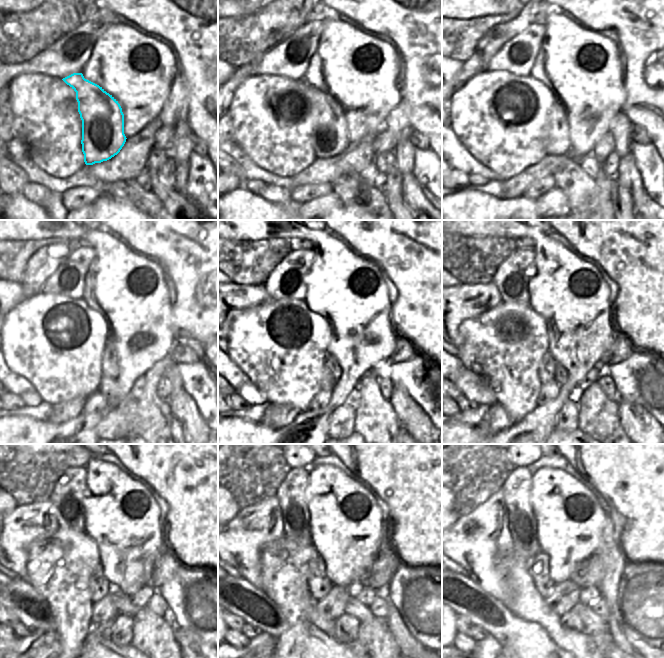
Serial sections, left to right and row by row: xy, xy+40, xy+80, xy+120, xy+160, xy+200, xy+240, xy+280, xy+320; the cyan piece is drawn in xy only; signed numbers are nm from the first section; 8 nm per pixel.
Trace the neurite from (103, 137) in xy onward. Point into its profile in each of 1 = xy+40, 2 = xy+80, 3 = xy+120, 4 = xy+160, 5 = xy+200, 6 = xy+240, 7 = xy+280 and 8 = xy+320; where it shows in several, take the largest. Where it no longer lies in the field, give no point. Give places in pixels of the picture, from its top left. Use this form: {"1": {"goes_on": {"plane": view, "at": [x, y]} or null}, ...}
{"1": {"goes_on": {"plane": "xy+40", "at": [330, 133]}}, "2": {"goes_on": {"plane": "xy+80", "at": [555, 138]}}, "3": {"goes_on": {"plane": "xy+120", "at": [109, 357]}}, "4": {"goes_on": {"plane": "xy+160", "at": [331, 362]}}, "5": {"goes_on": {"plane": "xy+200", "at": [560, 373]}}, "6": {"goes_on": {"plane": "xy+240", "at": [124, 605]}}, "7": {"goes_on": {"plane": "xy+280", "at": [353, 607]}}, "8": {"goes_on": {"plane": "xy+320", "at": [592, 623]}}}

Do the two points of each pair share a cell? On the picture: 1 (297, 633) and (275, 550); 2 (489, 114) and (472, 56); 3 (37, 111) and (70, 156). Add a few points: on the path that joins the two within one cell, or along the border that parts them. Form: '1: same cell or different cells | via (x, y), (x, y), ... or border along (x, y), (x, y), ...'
1: same cell | via (295, 612), (285, 581), (284, 571)
2: different cells | border along (485, 70), (469, 78), (459, 88)
3: same cell | via (48, 122), (53, 131), (54, 140), (59, 145)

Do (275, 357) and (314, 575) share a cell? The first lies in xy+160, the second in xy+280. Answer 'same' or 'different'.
different

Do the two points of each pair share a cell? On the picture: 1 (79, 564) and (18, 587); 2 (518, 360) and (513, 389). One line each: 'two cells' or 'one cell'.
1: two cells
2: one cell

